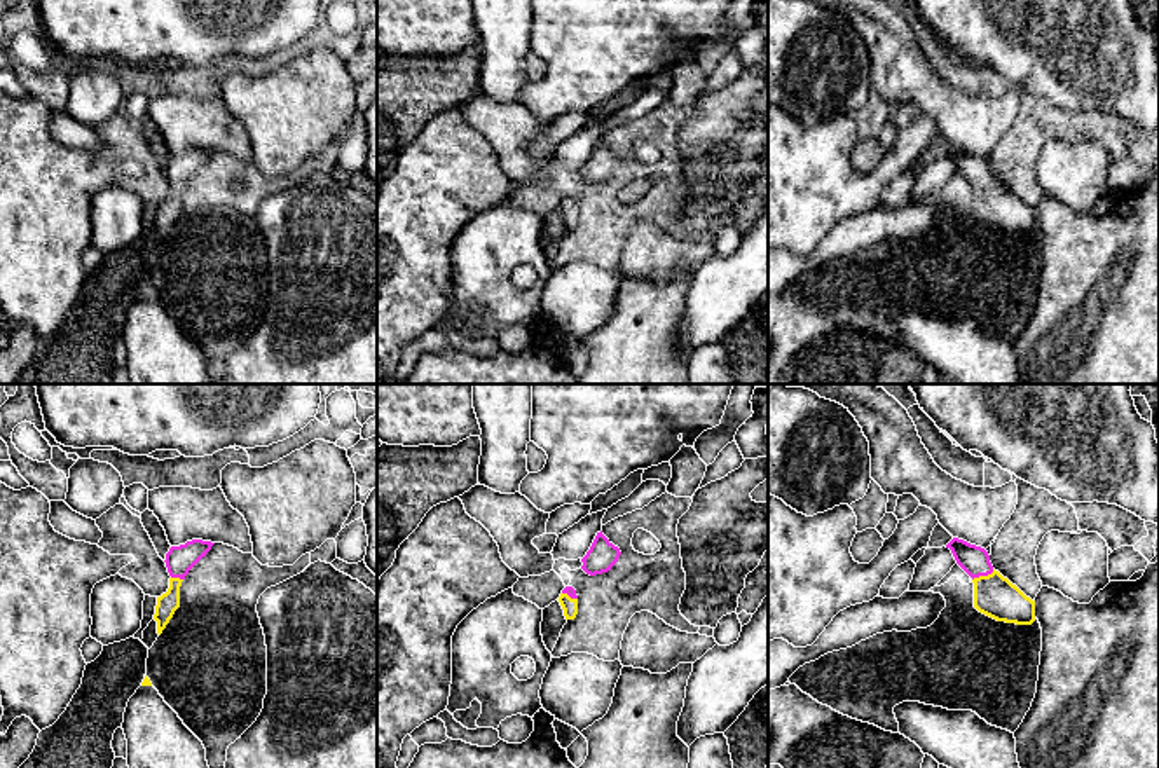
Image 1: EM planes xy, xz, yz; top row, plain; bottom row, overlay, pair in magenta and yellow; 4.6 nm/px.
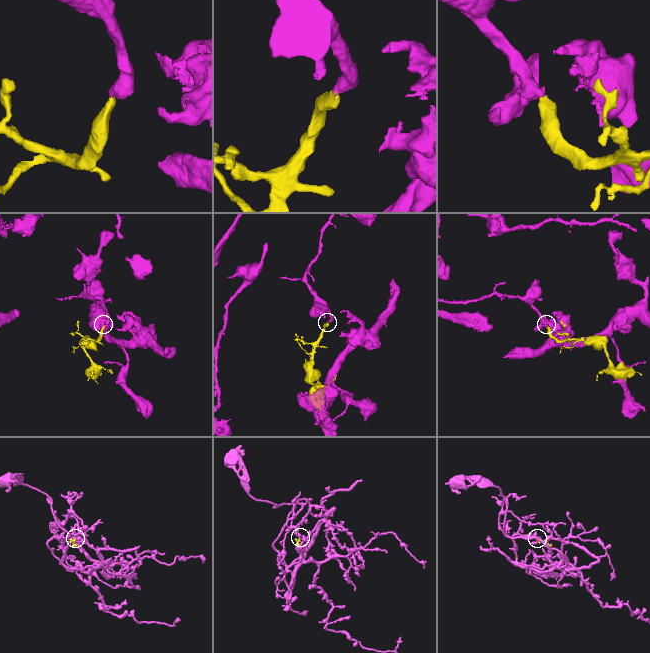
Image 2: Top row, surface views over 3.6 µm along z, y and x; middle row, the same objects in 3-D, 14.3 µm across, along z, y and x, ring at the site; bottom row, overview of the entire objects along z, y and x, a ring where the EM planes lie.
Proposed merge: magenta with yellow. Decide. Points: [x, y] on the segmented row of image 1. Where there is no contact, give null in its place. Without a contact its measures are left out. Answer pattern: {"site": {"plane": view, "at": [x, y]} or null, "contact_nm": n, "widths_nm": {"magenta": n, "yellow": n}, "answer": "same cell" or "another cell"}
{"site": {"plane": "yz", "at": [983, 575]}, "contact_nm": 120, "widths_nm": {"magenta": 140, "yellow": 190}, "answer": "same cell"}

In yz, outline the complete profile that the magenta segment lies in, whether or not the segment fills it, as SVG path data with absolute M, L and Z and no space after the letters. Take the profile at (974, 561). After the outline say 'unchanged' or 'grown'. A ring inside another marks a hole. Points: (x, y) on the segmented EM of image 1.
M953 538L946 548L957 564L972 578L974 607L997 620L1016 625L1035 621L1035 600L993 569L984 548Z; grown

